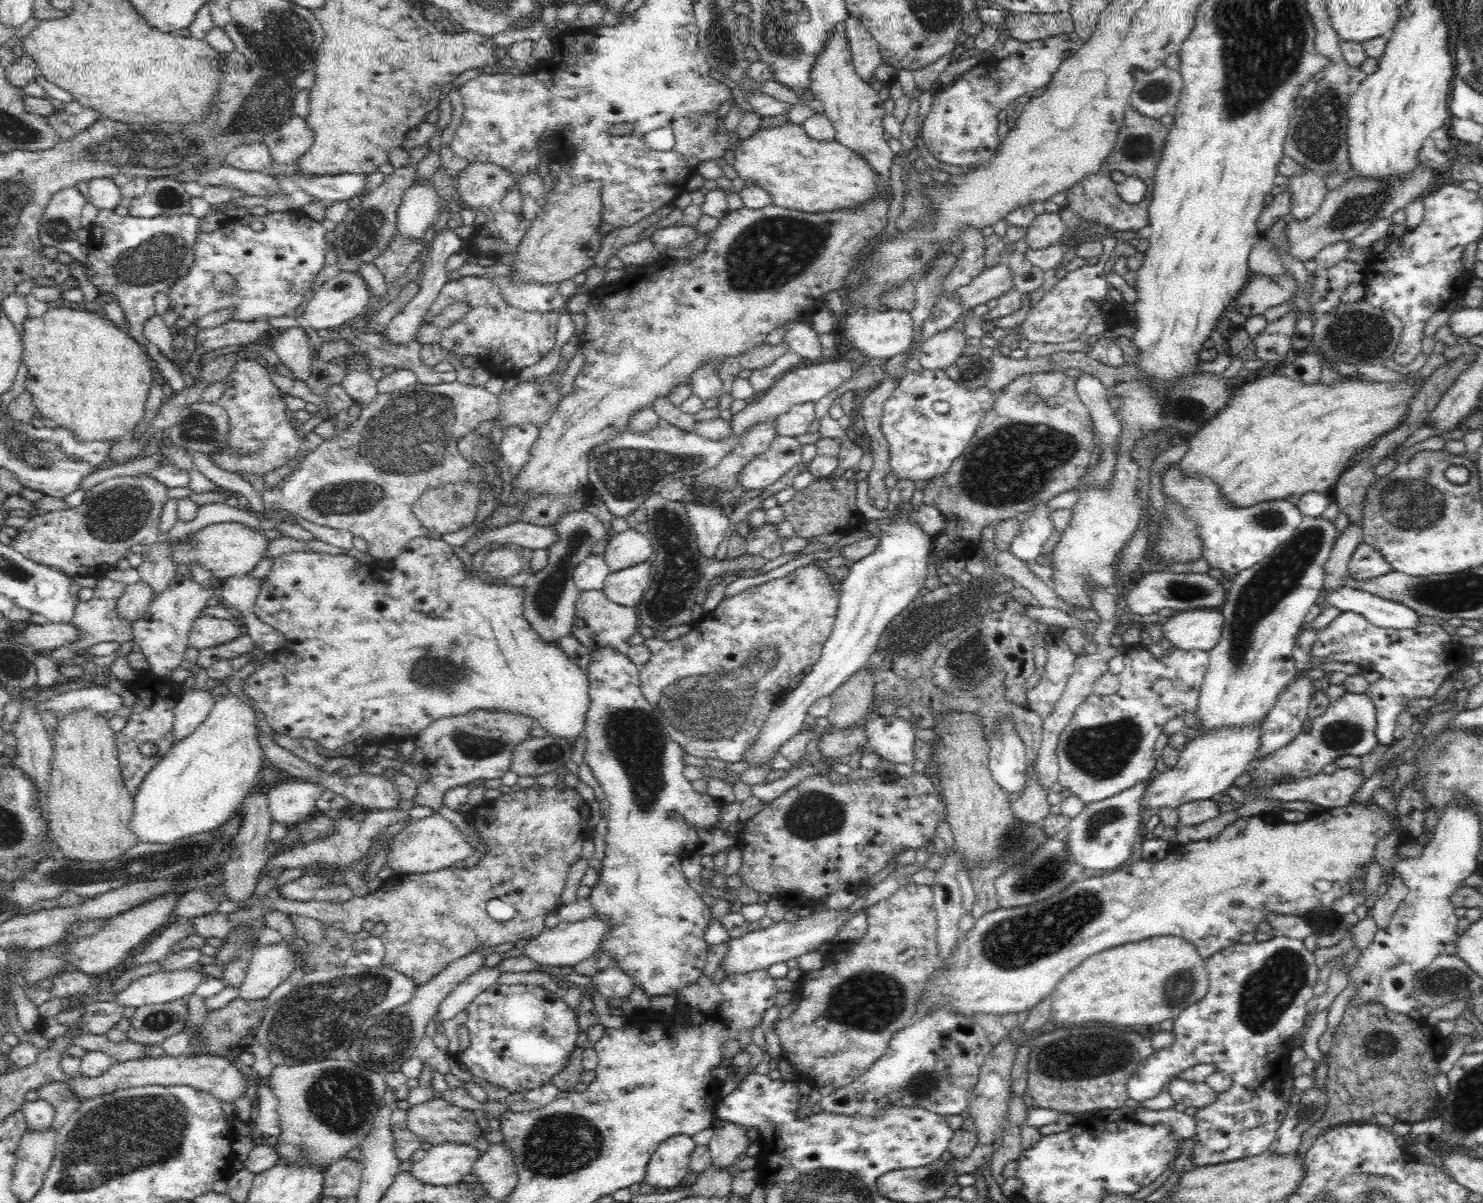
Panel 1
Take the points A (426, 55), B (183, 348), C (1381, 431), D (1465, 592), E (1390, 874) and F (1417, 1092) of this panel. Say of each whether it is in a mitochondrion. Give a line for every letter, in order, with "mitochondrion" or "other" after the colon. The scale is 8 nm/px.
A: other
B: other
C: other
D: mitochondrion
E: other
F: other

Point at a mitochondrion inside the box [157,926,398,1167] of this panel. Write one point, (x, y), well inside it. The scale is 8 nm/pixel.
(342, 1098)

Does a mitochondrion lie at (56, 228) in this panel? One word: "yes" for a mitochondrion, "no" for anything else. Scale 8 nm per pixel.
yes

